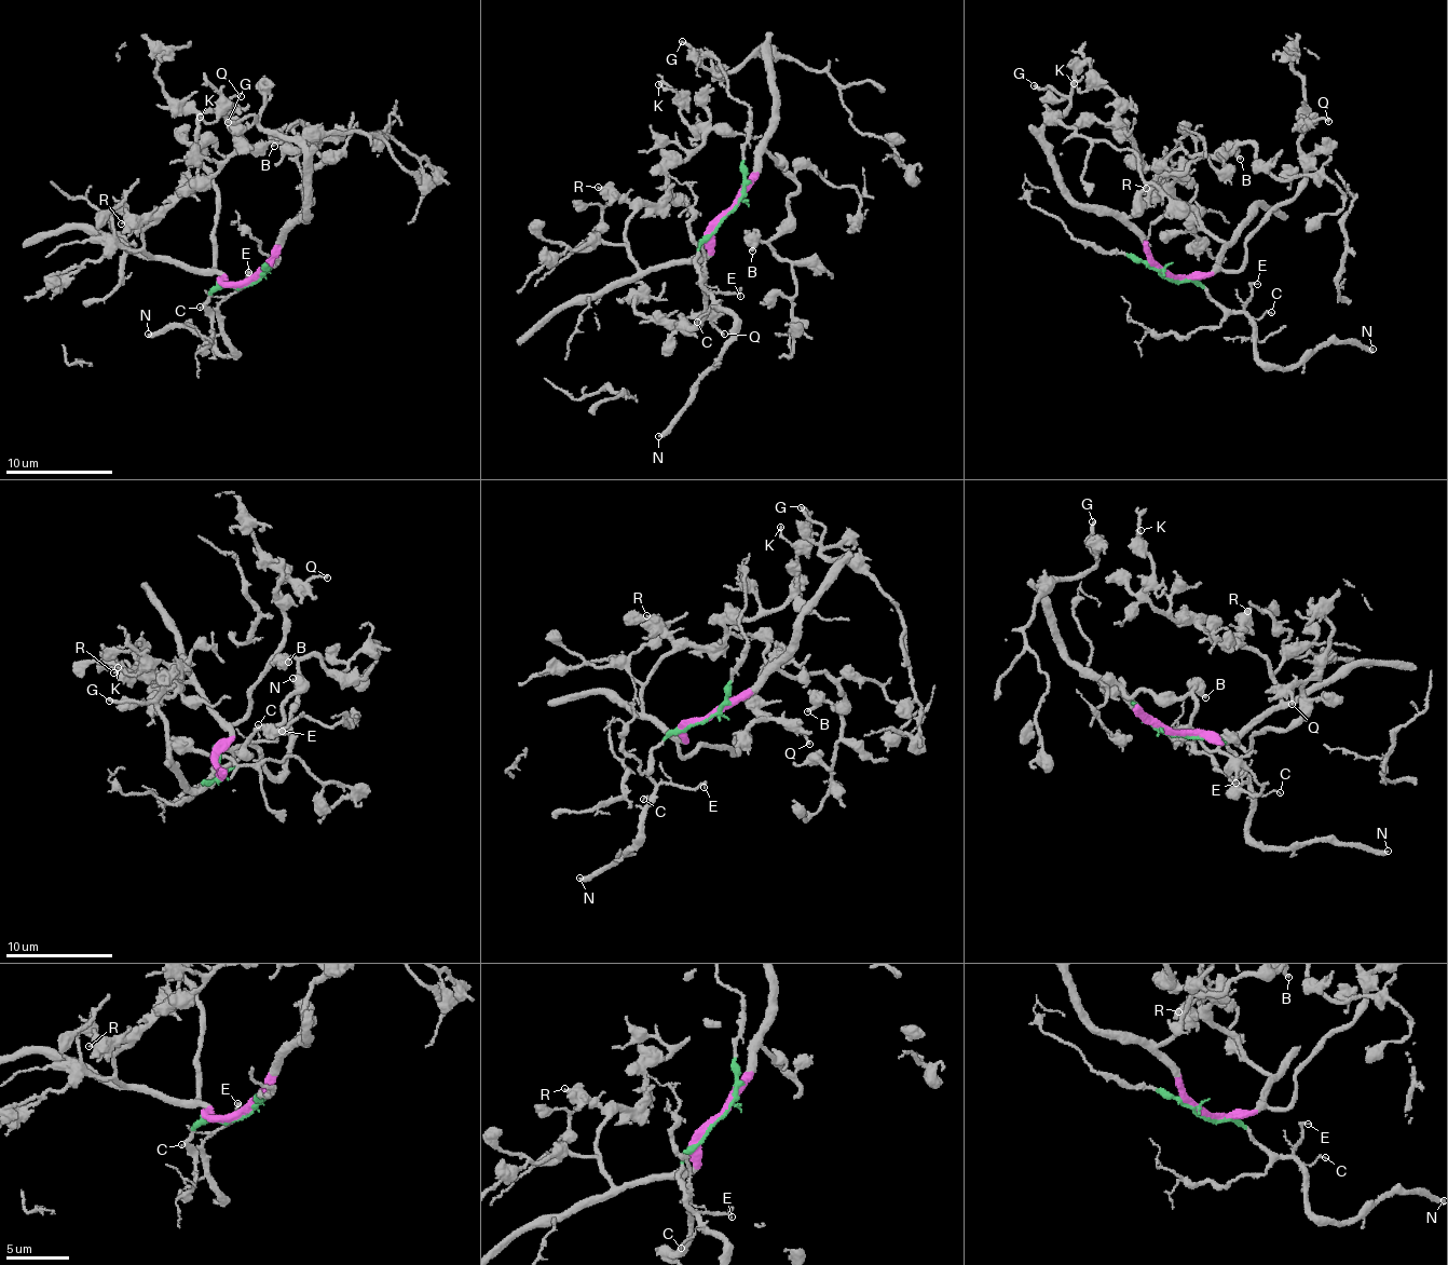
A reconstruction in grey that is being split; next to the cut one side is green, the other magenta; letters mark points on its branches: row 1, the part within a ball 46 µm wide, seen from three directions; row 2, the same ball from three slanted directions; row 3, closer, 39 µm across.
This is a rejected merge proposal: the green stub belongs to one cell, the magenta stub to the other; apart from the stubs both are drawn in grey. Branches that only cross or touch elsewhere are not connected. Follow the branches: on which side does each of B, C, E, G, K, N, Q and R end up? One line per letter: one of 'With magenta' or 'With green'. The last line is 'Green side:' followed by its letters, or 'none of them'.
B: With magenta
C: With green
E: With green
G: With magenta
K: With magenta
N: With green
Q: With magenta
R: With magenta
Green side: C, E, N

